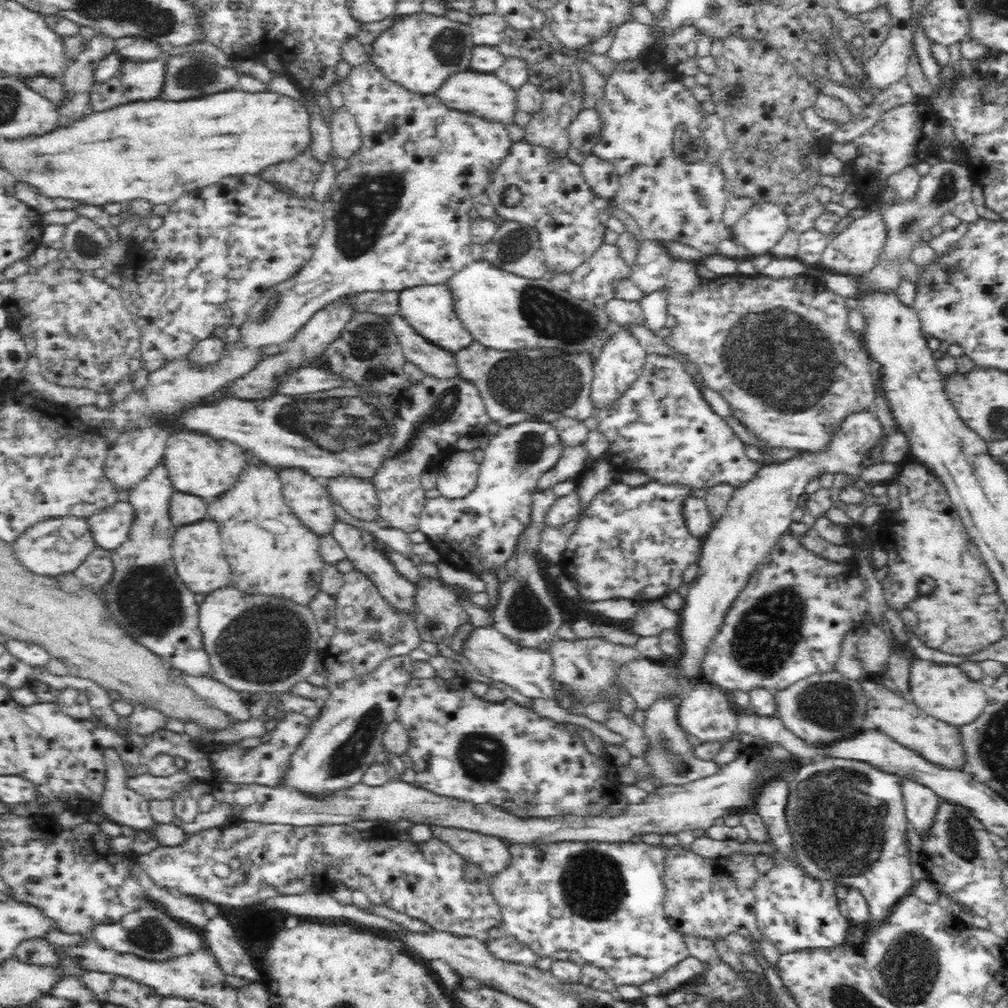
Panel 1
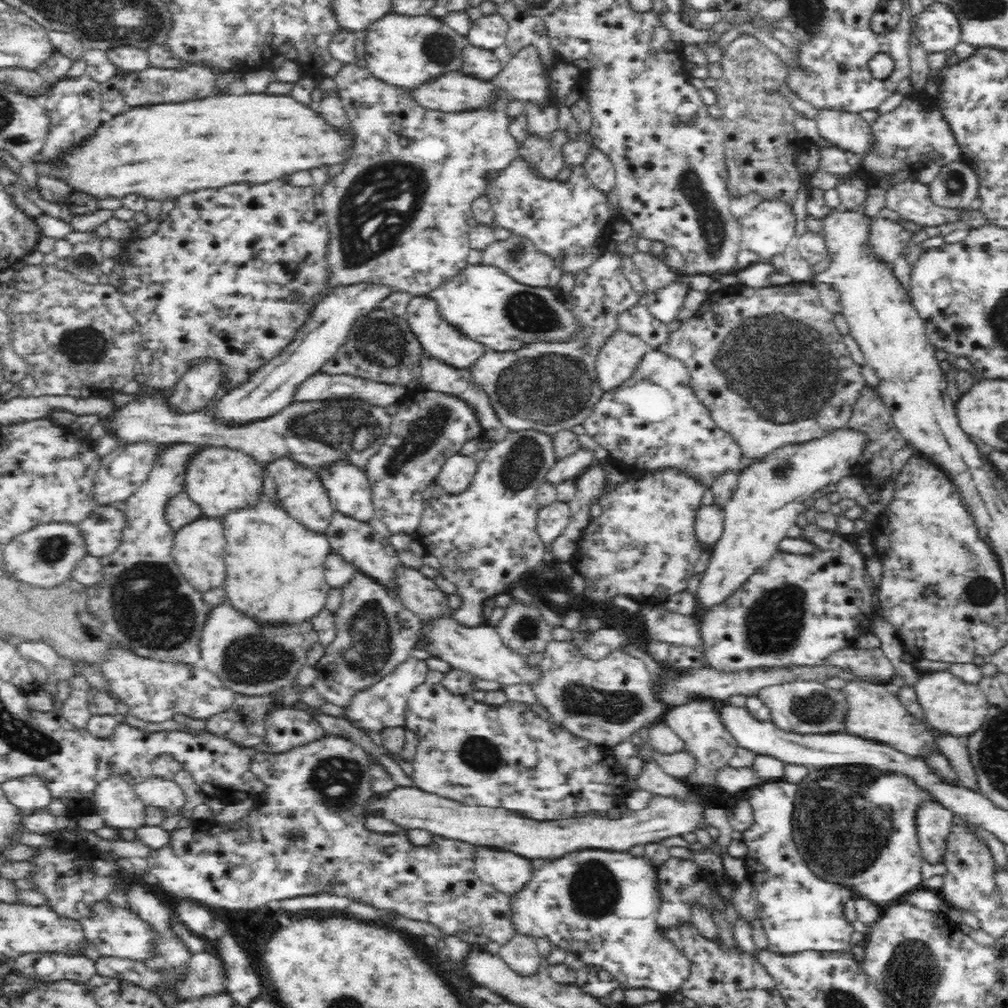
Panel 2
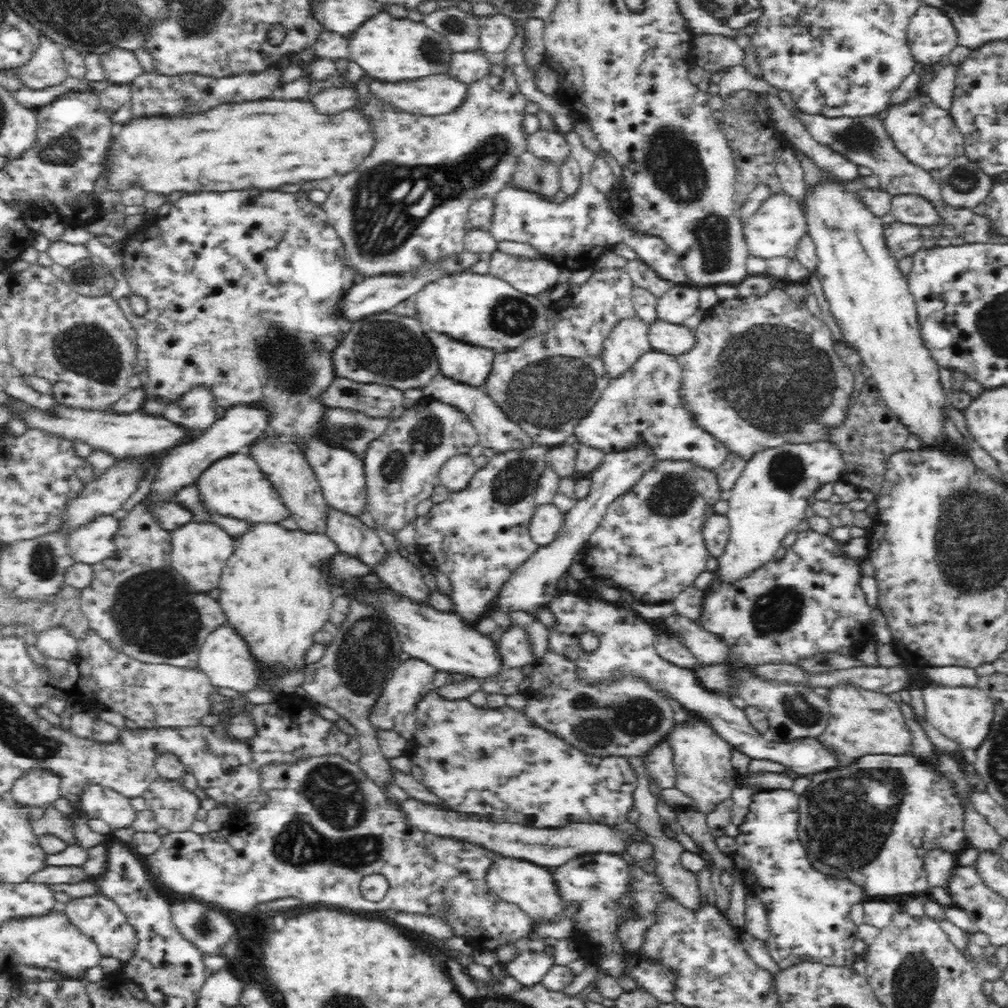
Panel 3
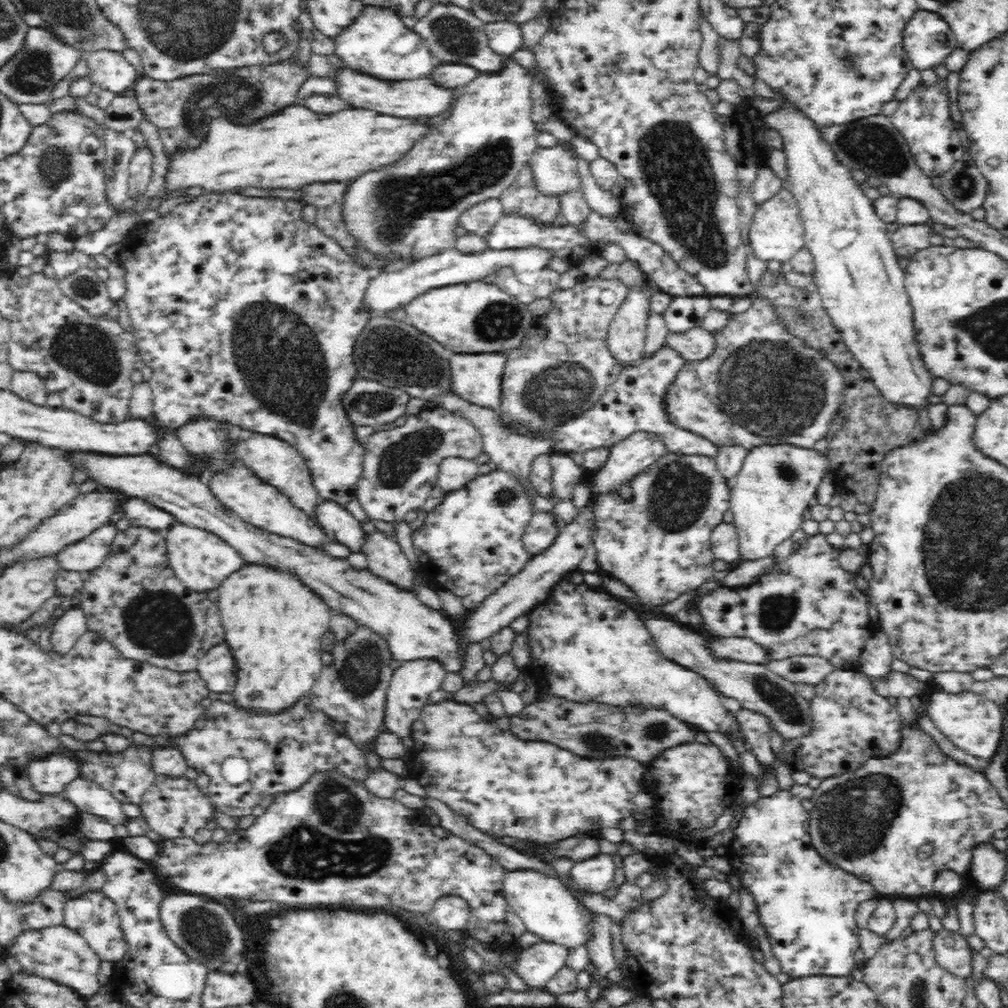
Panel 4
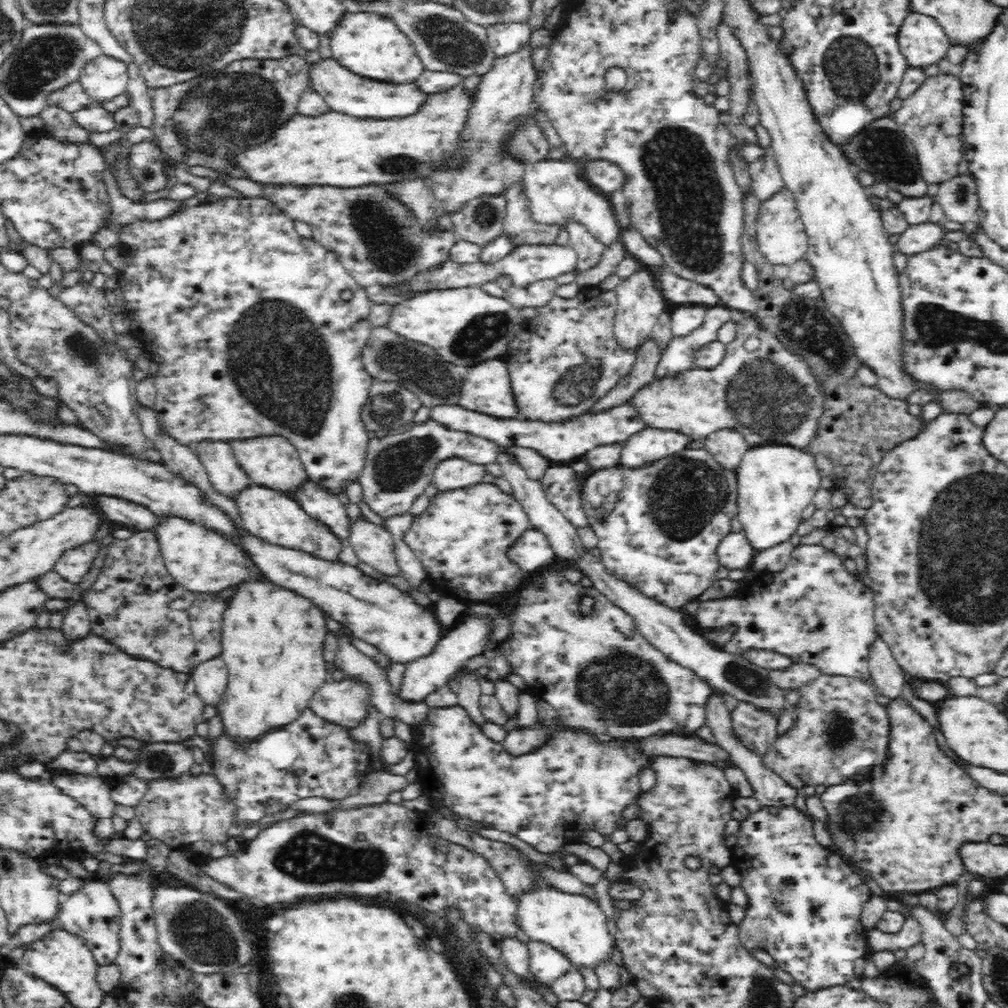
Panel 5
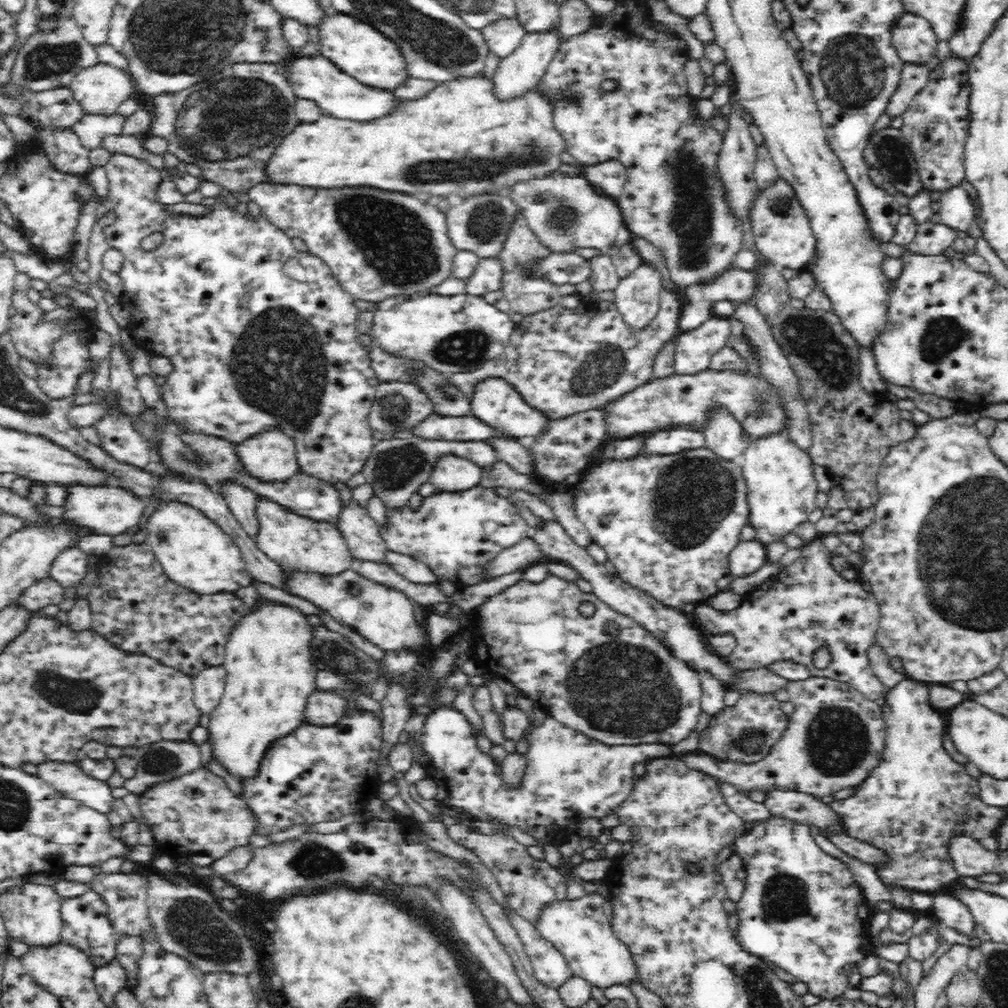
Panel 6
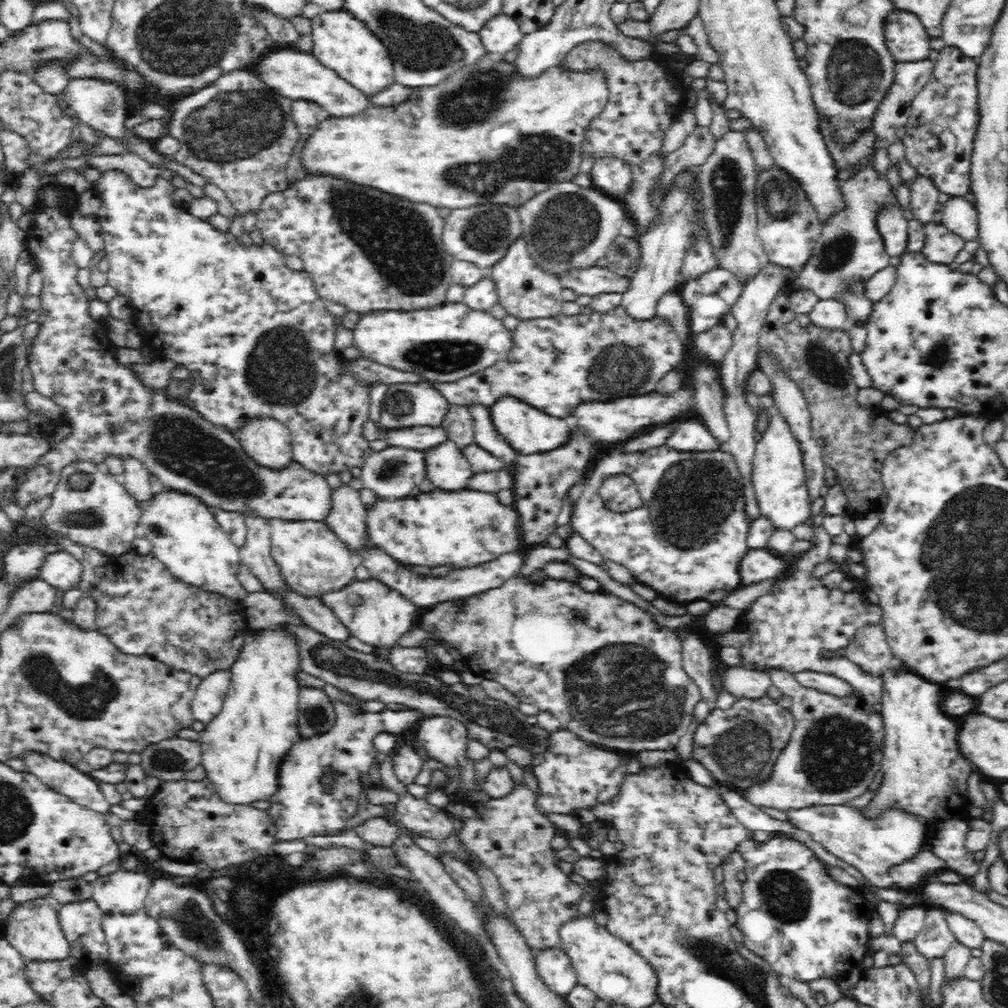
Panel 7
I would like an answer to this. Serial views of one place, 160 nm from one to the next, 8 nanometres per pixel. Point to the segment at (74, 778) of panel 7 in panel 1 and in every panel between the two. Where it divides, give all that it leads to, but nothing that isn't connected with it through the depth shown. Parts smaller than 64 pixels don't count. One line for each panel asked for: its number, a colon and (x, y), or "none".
1: (124, 806)
2: (114, 798)
3: (105, 803)
4: (88, 796)
5: (92, 792)
6: (64, 777)

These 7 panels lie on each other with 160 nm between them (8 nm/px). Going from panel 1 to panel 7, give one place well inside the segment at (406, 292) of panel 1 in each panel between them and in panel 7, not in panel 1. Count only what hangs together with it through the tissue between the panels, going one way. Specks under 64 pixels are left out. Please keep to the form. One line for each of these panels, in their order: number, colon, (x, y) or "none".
2: (440, 339)
3: (468, 363)
4: (477, 377)
5: (485, 386)
6: (494, 400)
7: (527, 429)

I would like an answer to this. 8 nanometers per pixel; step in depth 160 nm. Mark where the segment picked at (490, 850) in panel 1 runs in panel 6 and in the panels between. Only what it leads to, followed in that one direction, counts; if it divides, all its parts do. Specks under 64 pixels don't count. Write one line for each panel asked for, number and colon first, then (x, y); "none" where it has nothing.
2: (507, 871)
3: (530, 886)
4: (548, 908)
5: (573, 924)
6: (578, 928)

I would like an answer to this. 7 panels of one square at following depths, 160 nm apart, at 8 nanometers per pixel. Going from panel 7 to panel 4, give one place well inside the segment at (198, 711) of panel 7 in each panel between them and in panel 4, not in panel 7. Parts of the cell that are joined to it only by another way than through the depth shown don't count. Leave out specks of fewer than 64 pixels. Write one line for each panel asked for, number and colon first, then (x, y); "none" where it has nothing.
4: (218, 667)
5: (211, 677)
6: (208, 685)

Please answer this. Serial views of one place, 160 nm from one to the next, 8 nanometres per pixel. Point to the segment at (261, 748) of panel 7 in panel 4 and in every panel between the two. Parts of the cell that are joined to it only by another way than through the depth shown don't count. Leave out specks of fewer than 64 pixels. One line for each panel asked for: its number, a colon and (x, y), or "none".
4: (273, 621)
5: (272, 638)
6: (271, 675)

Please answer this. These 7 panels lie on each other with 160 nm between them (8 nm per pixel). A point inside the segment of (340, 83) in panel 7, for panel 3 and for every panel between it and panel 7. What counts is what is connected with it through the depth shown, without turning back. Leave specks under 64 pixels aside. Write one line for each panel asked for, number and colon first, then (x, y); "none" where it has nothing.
3: (432, 95)
4: (409, 99)
5: (344, 91)
6: (317, 78)

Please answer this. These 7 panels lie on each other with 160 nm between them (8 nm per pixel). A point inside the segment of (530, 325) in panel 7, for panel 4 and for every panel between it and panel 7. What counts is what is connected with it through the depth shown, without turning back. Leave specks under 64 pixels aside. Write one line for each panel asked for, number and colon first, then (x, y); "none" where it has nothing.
4: (571, 338)
5: (566, 359)
6: (561, 361)

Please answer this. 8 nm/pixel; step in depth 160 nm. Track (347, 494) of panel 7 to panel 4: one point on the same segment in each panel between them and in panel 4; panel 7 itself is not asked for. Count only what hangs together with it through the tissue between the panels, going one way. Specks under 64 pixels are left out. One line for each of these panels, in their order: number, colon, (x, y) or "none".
4: (385, 559)
5: (373, 544)
6: (362, 533)

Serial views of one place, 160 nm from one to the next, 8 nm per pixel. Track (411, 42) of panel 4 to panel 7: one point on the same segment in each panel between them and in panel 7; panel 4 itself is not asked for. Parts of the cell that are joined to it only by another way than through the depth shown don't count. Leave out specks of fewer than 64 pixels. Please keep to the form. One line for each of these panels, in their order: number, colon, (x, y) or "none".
5: (368, 43)
6: (357, 47)
7: (340, 41)

